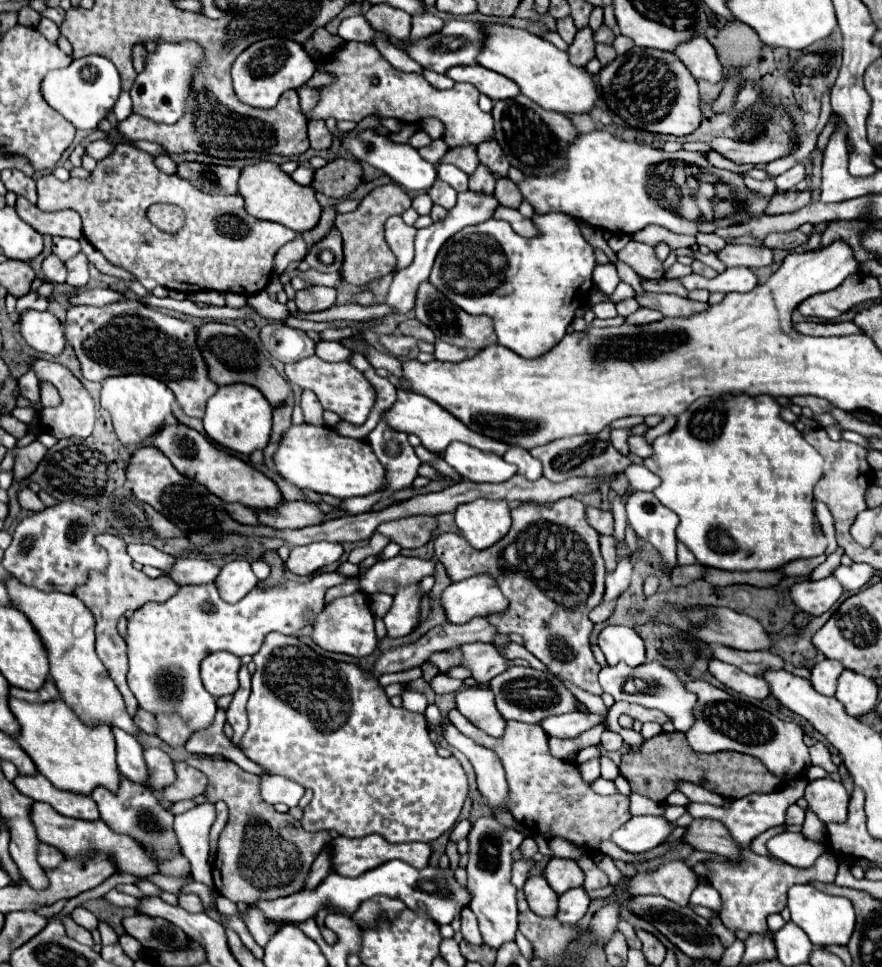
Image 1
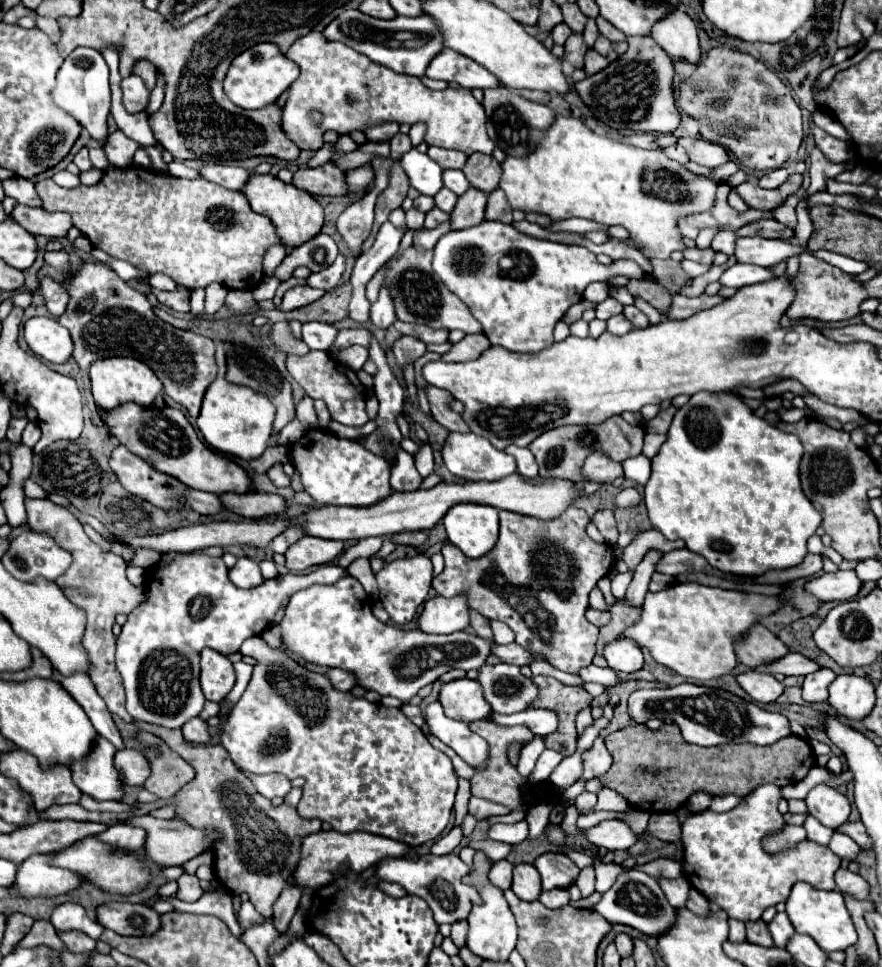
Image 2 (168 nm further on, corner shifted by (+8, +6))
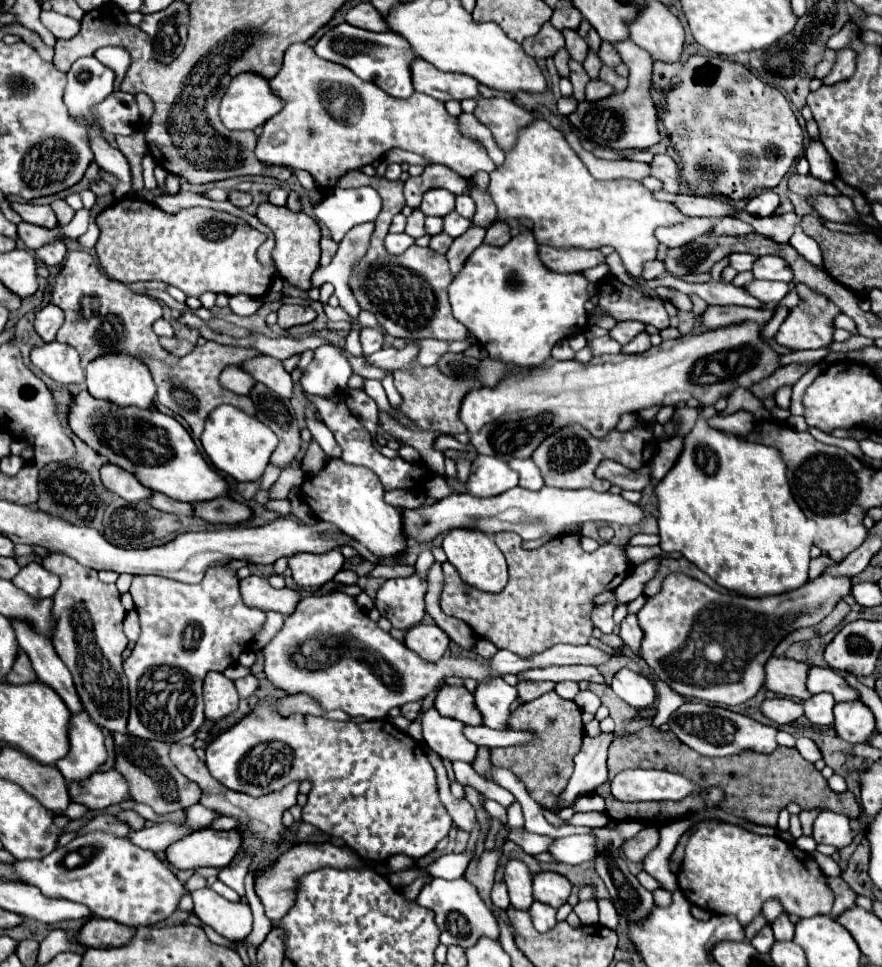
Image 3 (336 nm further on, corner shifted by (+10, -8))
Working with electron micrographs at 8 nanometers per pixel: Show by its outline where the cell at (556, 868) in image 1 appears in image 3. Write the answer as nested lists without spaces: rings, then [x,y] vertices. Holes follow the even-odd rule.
[[[538,872],[534,876],[534,898],[548,906],[560,908],[568,900],[570,890],[572,890],[572,884],[562,874]]]

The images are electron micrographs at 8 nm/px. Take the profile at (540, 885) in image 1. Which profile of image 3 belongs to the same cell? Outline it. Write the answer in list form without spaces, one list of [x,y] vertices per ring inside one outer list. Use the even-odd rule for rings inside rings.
[[[510,860],[506,866],[504,882],[508,884],[510,904],[518,910],[528,910],[530,904],[534,902],[534,896],[532,896],[532,874],[528,872],[526,864],[520,860]]]

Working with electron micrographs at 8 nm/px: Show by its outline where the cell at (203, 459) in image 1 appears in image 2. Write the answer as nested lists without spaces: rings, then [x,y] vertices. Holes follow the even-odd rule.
[[[126,402],[112,410],[102,410],[100,416],[108,426],[110,434],[116,436],[122,446],[126,446],[132,454],[140,456],[158,472],[178,478],[188,488],[204,490],[212,494],[226,494],[226,492],[242,494],[242,492],[248,492],[252,486],[248,474],[236,462],[214,452],[198,438],[196,430],[186,420],[182,410],[176,410],[170,406],[142,408],[134,402]]]

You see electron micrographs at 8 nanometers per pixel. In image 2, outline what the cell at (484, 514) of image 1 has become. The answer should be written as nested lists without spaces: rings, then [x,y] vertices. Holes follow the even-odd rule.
[[[458,504],[442,518],[448,534],[448,542],[458,546],[468,558],[480,558],[488,554],[498,542],[498,510],[482,504]]]

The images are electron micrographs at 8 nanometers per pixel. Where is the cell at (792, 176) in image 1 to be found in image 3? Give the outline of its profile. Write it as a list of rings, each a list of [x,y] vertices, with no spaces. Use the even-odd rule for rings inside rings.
[[[762,190],[760,194],[752,196],[748,206],[744,208],[752,216],[772,216],[772,212],[778,208],[780,196],[772,190]]]

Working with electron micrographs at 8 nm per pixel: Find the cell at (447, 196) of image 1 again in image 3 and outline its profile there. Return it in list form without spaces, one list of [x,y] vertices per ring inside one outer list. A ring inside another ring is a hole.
[[[450,212],[450,214],[446,214],[442,220],[444,220],[444,230],[446,230],[446,234],[450,234],[452,238],[462,236],[462,234],[466,232],[466,228],[470,226],[470,220],[462,218],[458,212]]]

